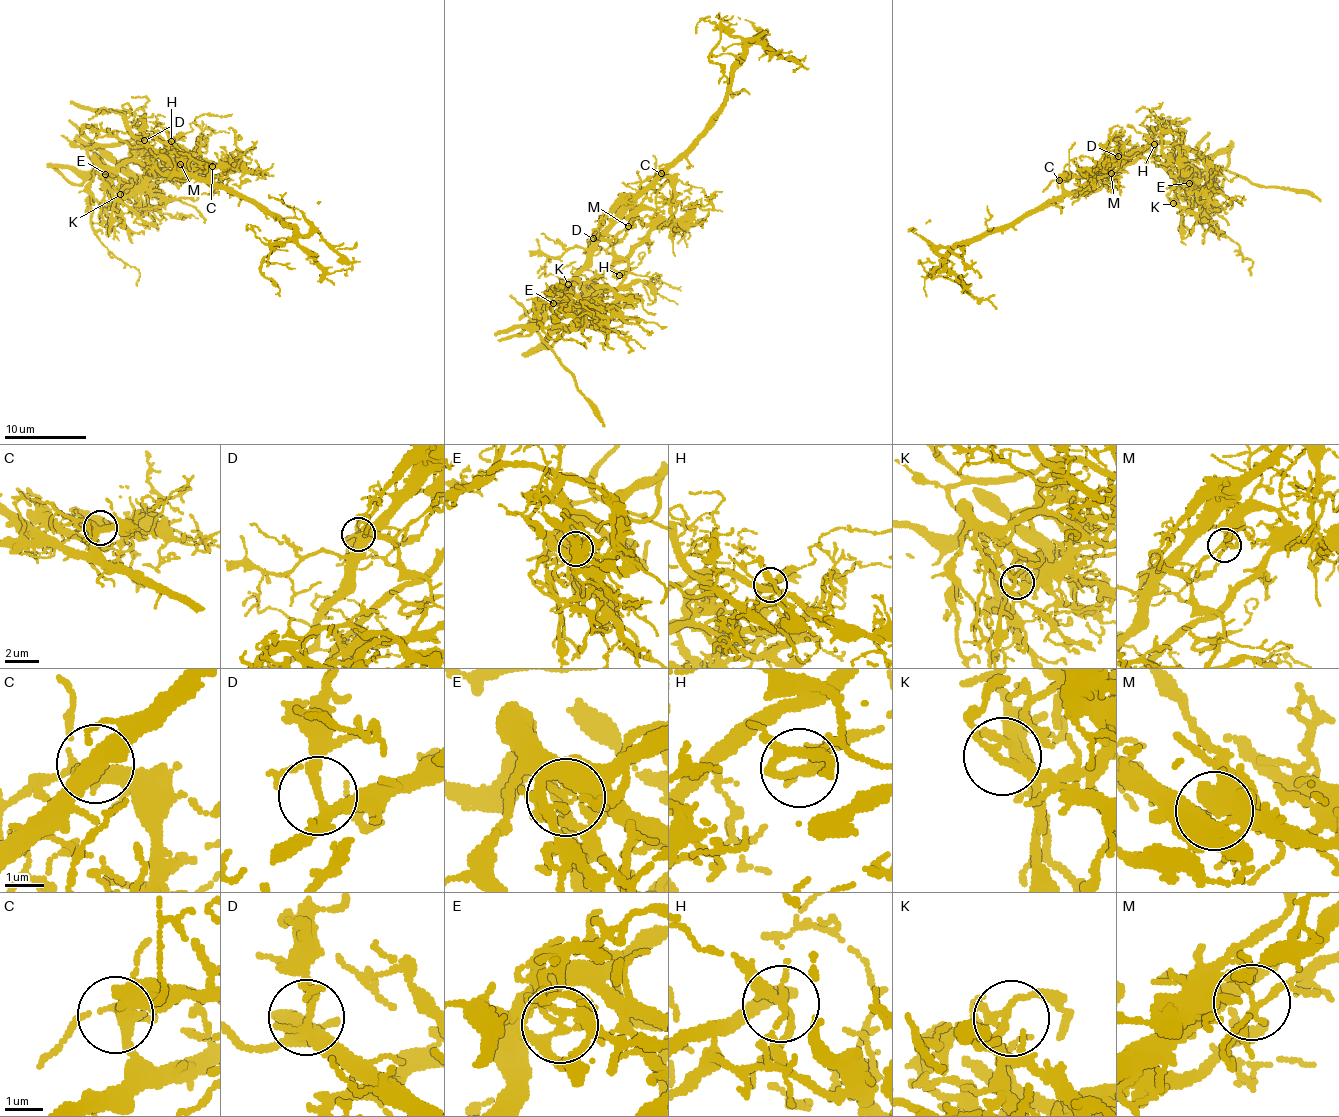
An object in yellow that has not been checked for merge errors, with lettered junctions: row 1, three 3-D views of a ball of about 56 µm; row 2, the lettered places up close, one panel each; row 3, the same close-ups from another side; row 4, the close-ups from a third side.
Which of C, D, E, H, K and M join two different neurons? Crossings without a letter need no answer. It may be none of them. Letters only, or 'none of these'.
E, H, M

